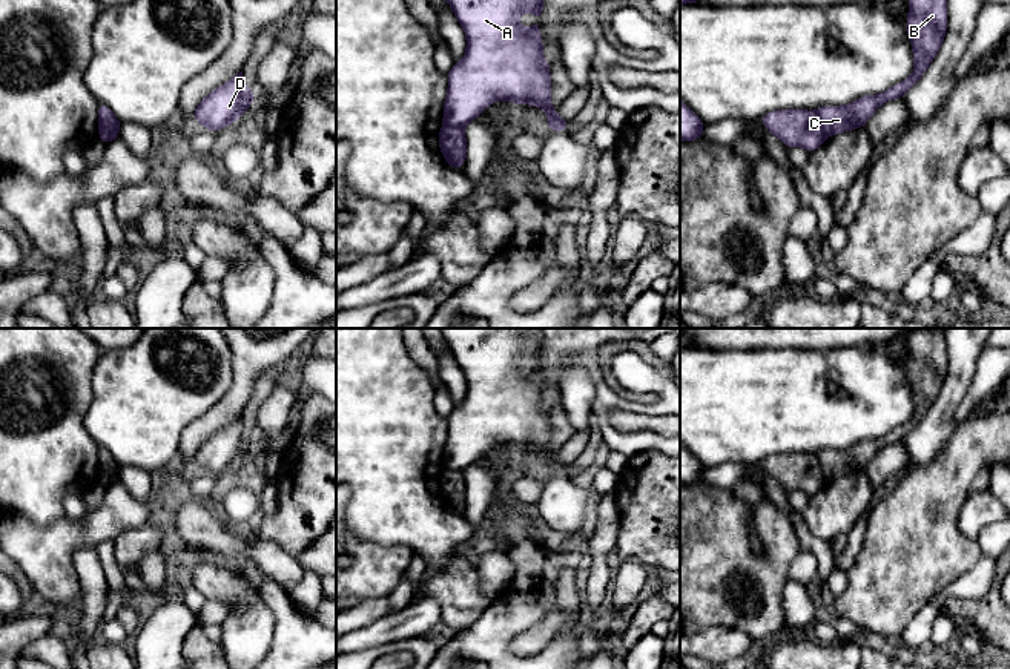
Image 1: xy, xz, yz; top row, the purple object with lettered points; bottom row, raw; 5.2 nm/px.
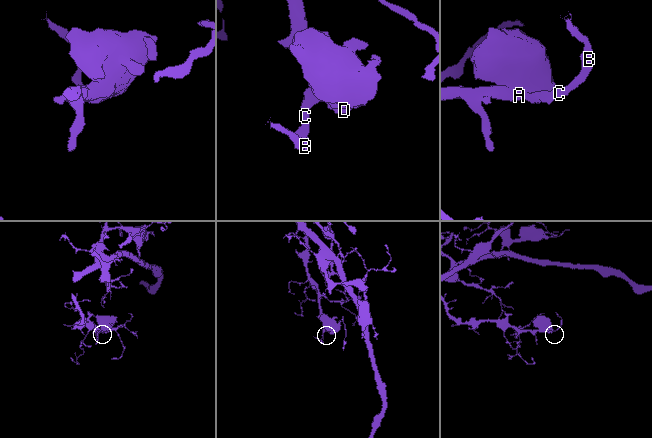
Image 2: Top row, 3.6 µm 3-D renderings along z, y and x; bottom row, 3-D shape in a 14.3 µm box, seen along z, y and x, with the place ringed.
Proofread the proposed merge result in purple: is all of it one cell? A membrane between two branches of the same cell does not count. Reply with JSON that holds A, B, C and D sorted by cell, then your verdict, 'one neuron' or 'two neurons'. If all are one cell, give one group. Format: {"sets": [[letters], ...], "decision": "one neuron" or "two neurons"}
{"sets": [["A", "D"], ["B", "C"]], "decision": "two neurons"}

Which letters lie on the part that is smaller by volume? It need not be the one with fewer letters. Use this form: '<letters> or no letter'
B, C

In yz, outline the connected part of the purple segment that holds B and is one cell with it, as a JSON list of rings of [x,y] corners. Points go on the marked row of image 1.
[[[909,0],[907,34],[913,48],[912,75],[880,95],[866,95],[847,106],[823,106],[817,110],[826,135],[864,127],[867,118],[889,100],[901,98],[924,74],[942,44],[947,31],[946,0]]]

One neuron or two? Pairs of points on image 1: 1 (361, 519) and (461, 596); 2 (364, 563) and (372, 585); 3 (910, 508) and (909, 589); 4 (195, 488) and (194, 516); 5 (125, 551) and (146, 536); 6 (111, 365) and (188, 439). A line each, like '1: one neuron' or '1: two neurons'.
1: two neurons
2: one neuron
3: one neuron
4: two neurons
5: one neuron
6: two neurons

